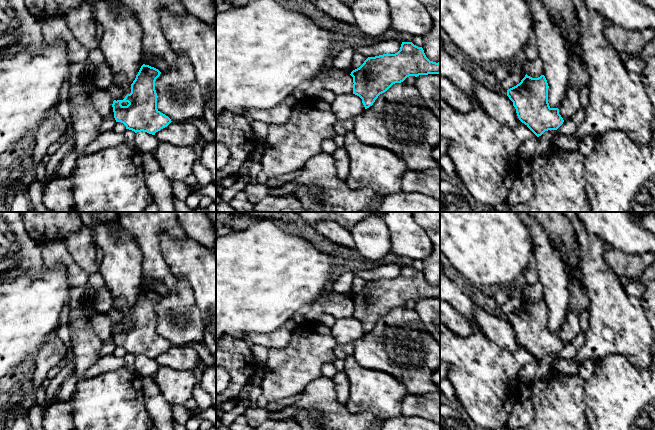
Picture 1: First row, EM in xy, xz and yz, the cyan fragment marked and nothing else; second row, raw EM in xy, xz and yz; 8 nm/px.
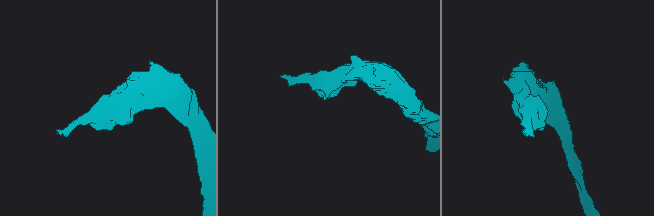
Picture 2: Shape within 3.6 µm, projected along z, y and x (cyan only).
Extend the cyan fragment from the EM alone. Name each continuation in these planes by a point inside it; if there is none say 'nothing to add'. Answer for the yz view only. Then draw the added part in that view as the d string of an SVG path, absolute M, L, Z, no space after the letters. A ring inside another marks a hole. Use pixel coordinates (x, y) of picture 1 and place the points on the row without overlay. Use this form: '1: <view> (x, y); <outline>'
nothing to add

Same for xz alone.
nothing to add

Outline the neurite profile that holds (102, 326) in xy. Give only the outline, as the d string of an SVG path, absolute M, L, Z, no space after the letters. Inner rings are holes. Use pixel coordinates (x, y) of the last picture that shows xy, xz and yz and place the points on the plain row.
M103 315L95 316L91 320L91 326L96 335L101 339L102 342L106 342L112 335L112 323L108 318Z

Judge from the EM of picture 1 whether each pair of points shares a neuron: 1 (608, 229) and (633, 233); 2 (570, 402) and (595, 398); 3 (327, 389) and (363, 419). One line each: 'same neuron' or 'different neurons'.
1: same neuron
2: different neurons
3: same neuron

